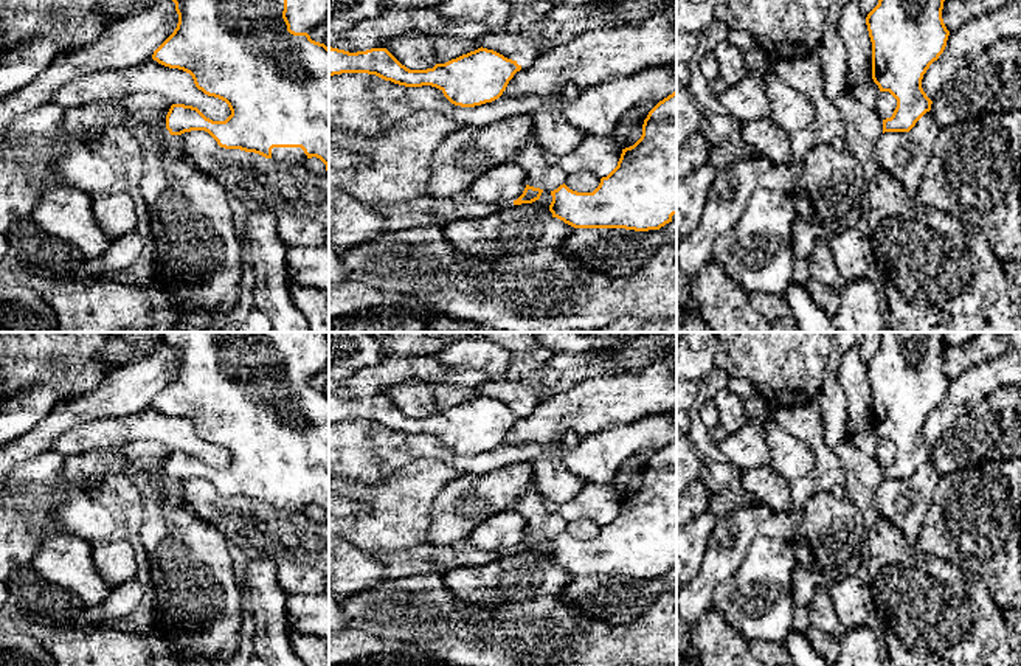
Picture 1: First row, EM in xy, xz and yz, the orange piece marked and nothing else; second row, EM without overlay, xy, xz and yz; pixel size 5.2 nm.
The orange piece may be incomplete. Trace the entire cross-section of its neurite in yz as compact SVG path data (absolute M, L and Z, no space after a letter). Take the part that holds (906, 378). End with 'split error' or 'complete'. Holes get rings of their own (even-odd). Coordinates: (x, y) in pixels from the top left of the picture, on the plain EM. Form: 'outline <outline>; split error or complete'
outline M880 332L878 352L867 362L872 390L872 427L897 447L884 480L909 480L931 458L922 436L929 413L947 394L942 332Z; complete

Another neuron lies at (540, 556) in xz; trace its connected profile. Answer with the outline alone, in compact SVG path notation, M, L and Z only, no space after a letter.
M551 539L532 551L512 553L489 565L452 570L444 581L456 599L495 607L501 602L560 595L574 574L552 564Z

